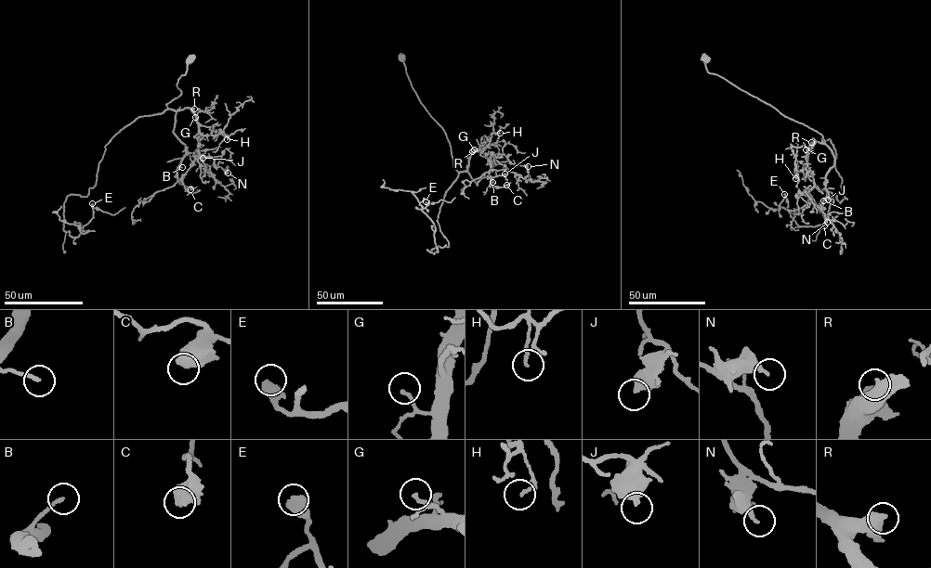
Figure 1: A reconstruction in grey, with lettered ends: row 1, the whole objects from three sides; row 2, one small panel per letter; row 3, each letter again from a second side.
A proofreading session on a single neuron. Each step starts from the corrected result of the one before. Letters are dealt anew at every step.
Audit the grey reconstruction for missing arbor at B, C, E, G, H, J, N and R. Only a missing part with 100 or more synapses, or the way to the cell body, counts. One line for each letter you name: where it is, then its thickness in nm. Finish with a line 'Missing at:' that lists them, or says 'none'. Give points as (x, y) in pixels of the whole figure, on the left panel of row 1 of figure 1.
Missing at: none

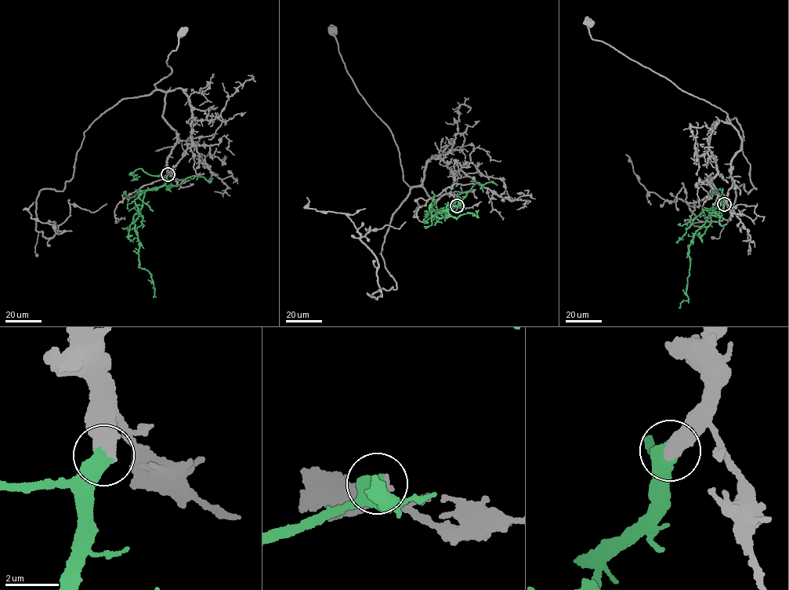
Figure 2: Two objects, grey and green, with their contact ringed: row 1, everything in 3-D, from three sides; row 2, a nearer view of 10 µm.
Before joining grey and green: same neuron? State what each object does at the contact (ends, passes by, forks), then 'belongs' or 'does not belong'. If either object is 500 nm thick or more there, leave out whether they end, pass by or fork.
belongs

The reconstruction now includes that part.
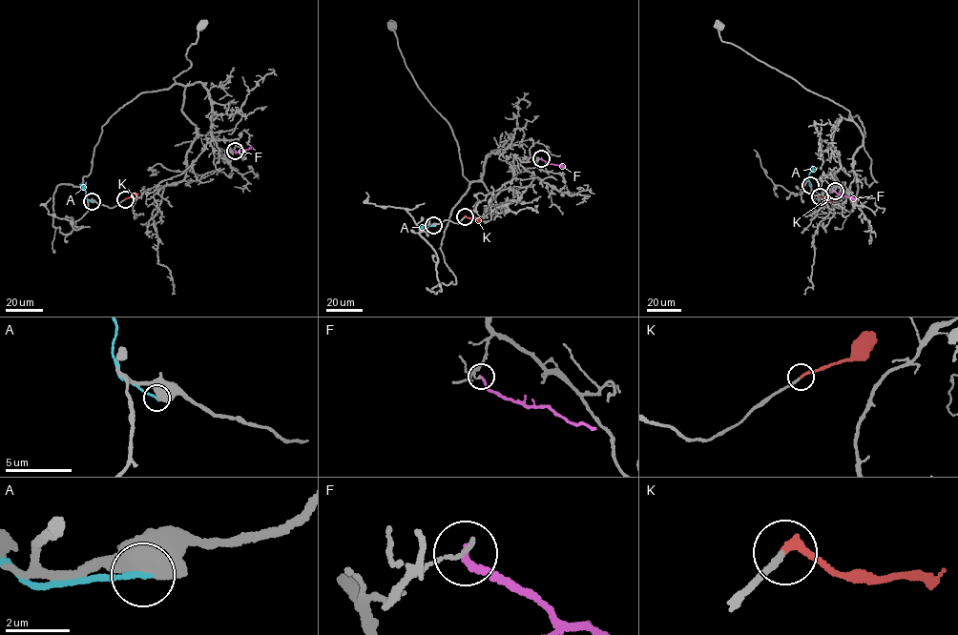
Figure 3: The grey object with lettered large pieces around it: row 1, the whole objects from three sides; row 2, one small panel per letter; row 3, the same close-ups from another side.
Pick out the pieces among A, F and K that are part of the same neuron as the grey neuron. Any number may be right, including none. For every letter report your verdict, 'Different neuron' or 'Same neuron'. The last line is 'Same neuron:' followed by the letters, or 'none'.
A: Different neuron
F: Different neuron
K: Same neuron
Same neuron: K

